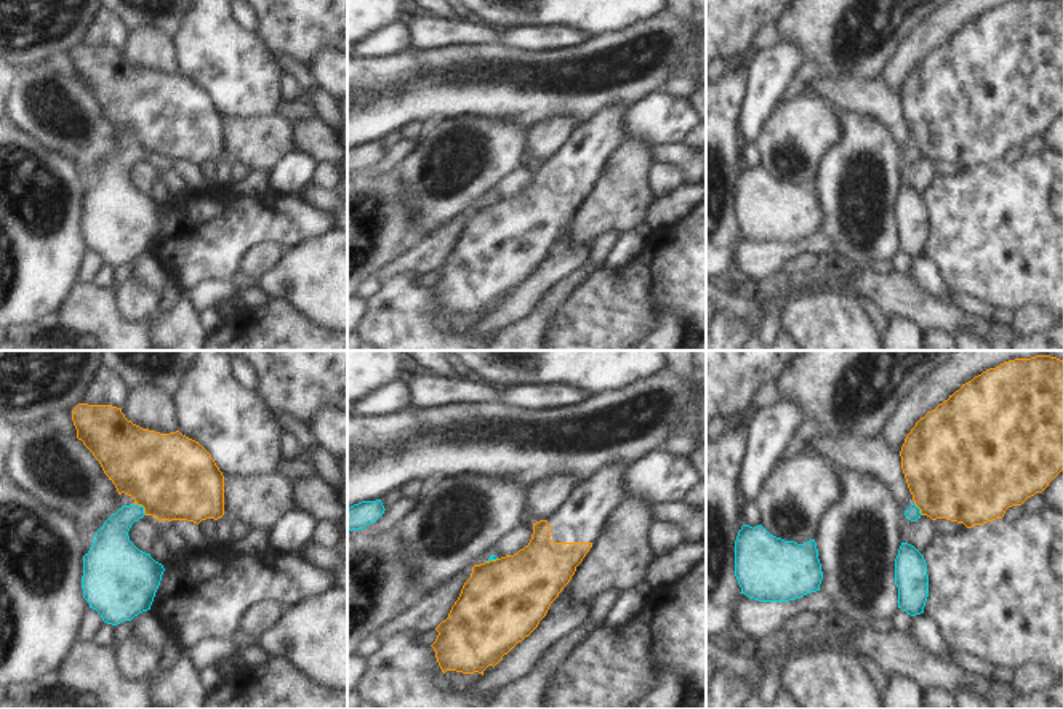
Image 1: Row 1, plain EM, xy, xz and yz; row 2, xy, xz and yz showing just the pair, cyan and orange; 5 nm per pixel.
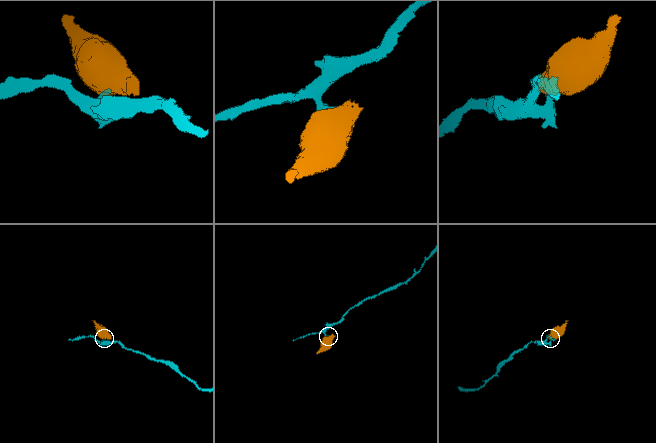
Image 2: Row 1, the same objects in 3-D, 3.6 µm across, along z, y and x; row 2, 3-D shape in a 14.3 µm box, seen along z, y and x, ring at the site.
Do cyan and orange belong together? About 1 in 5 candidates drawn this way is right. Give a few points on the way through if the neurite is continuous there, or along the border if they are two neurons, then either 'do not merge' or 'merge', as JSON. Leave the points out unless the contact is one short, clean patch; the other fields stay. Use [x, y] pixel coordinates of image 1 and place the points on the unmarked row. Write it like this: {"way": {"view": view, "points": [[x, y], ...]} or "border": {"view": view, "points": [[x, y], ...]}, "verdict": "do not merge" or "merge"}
{"border": {"view": "xy", "points": [[133, 144], [140, 146], [146, 156]]}, "verdict": "do not merge"}

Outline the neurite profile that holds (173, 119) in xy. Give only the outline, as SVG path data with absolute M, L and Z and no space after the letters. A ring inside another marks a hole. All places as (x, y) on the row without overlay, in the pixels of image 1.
M78 45L72 62L118 136L131 138L146 157L197 166L224 157L224 117L199 83L179 72L142 70L112 46Z

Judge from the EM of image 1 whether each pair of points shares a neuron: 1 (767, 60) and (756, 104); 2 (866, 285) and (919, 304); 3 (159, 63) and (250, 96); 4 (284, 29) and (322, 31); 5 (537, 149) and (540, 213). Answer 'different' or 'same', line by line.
1: same
2: same
3: different
4: same
5: different

